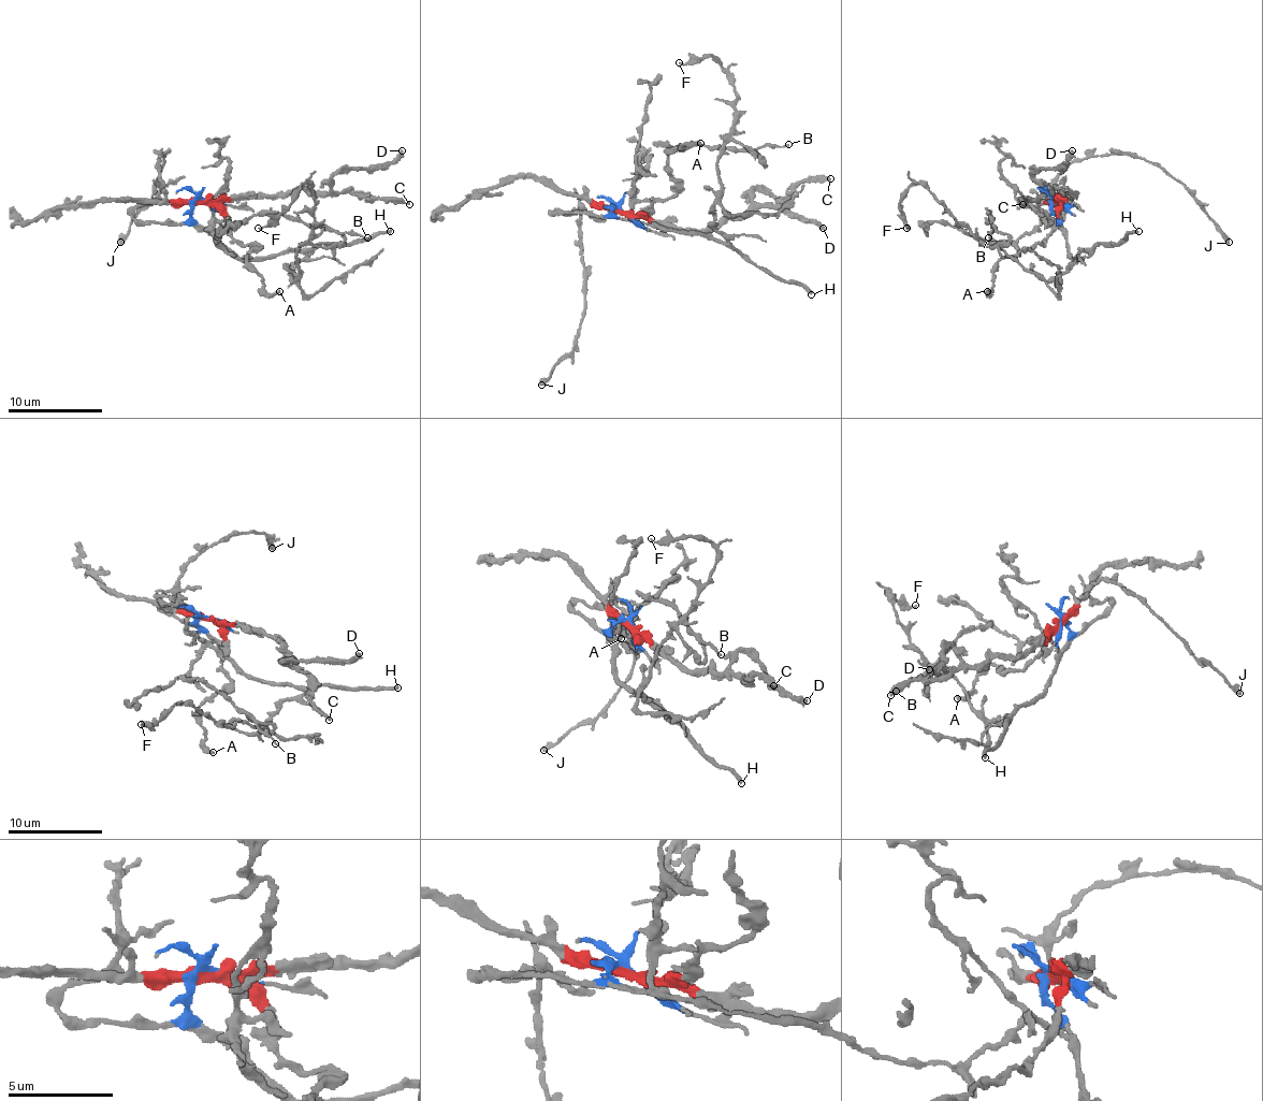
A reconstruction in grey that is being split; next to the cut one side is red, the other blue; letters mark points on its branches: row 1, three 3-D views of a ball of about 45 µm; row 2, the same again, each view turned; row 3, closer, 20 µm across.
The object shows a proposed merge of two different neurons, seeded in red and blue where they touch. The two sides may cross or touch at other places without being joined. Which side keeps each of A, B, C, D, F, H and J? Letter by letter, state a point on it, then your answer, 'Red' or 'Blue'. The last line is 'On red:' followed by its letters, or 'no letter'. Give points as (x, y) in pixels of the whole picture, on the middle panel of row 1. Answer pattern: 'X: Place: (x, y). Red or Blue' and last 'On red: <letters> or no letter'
A: Place: (700, 143). Red
B: Place: (788, 144). Blue
C: Place: (830, 178). Red
D: Place: (823, 228). Red
F: Place: (679, 62). Blue
H: Place: (811, 294). Blue
J: Place: (541, 385). Blue
On red: A, C, D

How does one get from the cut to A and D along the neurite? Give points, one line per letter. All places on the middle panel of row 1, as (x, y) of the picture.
A: (621, 212), (636, 216), (669, 197), (673, 192), (669, 155), (683, 149), (691, 143), (699, 143)
D: (621, 212), (645, 214), (679, 228), (712, 230), (748, 208), (750, 194), (764, 190), (824, 228)

